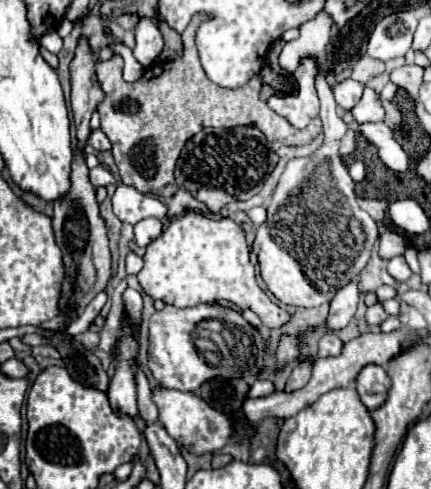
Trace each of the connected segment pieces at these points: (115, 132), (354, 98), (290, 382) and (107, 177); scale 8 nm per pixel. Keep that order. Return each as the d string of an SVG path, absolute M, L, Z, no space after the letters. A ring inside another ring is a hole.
M196 16L188 28L184 30L182 34L182 40L184 40L184 54L178 58L178 60L170 60L170 62L160 62L160 64L154 64L152 68L146 70L146 74L134 82L134 84L128 84L122 80L122 56L116 54L112 56L110 60L106 62L98 62L96 64L96 78L98 78L98 84L104 92L104 98L102 102L96 106L96 112L100 116L100 130L108 136L108 140L112 142L112 154L114 154L114 160L118 164L118 170L120 170L120 176L122 176L122 182L126 186L134 186L138 192L142 194L154 194L154 196L160 196L160 198L168 198L168 196L174 196L180 188L178 184L174 182L174 166L180 158L180 152L182 152L182 146L194 136L198 134L198 130L202 128L208 128L208 126L214 126L214 128L234 128L234 126L256 126L258 130L262 130L266 134L266 138L270 142L280 142L288 136L290 132L290 124L280 118L278 114L274 114L274 110L268 108L266 102L260 100L260 88L262 88L262 82L260 78L252 78L246 88L238 88L238 90L230 90L230 88L220 88L218 84L214 84L212 80L208 80L208 76L204 74L202 66L200 66L200 58L198 58L198 50L196 50L196 44L194 44L194 36L196 36L196 30L198 30L198 22L202 22L204 16ZM108 102L112 102L114 106L116 104L138 104L138 112L130 114L130 112L124 112L124 110L118 110L114 106L108 106Z
M346 78L340 84L336 84L334 98L344 110L350 110L358 104L358 100L362 96L362 90L364 90L364 86L360 82L354 82L352 78Z
M302 360L290 374L290 378L286 380L286 388L284 392L294 392L294 390L300 390L306 386L306 382L310 380L310 364L308 360Z
M96 166L96 168L90 170L90 182L94 186L108 186L108 184L114 182L114 178L112 178L112 174L104 166Z

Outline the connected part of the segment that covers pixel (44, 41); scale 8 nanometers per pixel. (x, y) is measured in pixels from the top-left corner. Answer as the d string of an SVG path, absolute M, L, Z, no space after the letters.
M50 32L50 34L44 34L44 36L40 38L40 44L42 44L46 50L50 50L52 54L58 54L60 48L62 48L62 38L60 38L56 32Z

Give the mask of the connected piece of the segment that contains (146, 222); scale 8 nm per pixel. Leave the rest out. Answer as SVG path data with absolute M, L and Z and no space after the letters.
M144 218L134 224L134 242L138 246L148 246L162 234L162 222L158 218Z

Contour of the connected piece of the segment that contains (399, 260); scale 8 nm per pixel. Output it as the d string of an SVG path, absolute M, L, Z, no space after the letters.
M396 256L396 258L392 258L392 260L388 262L388 274L390 274L394 280L398 280L398 282L406 282L406 280L412 276L412 270L410 270L410 266L406 264L404 256Z

